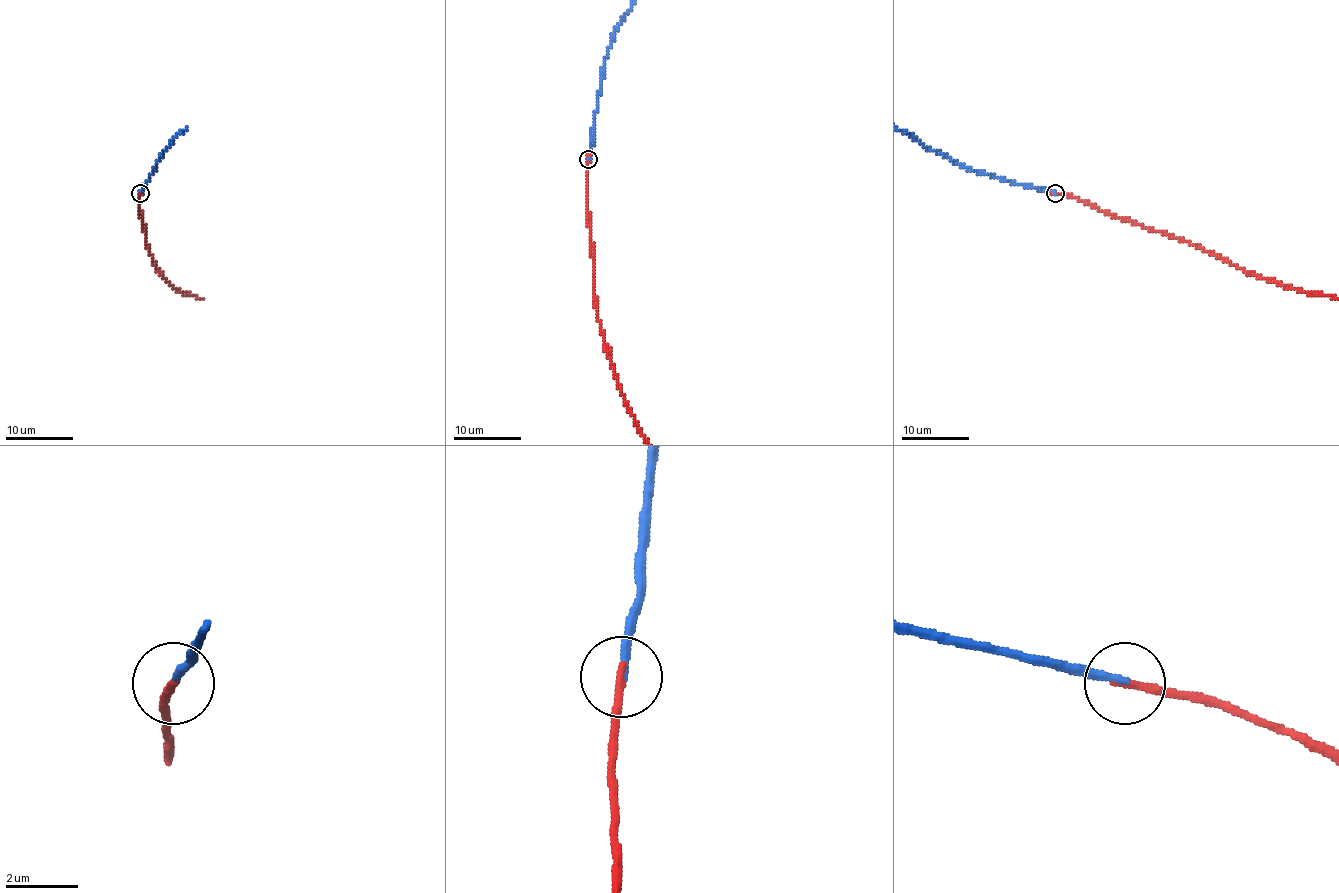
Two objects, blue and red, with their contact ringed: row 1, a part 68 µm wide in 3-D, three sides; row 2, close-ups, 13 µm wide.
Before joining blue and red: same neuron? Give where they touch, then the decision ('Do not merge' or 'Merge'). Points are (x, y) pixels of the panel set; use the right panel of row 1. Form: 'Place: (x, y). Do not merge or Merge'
Place: (1055, 193). Merge

